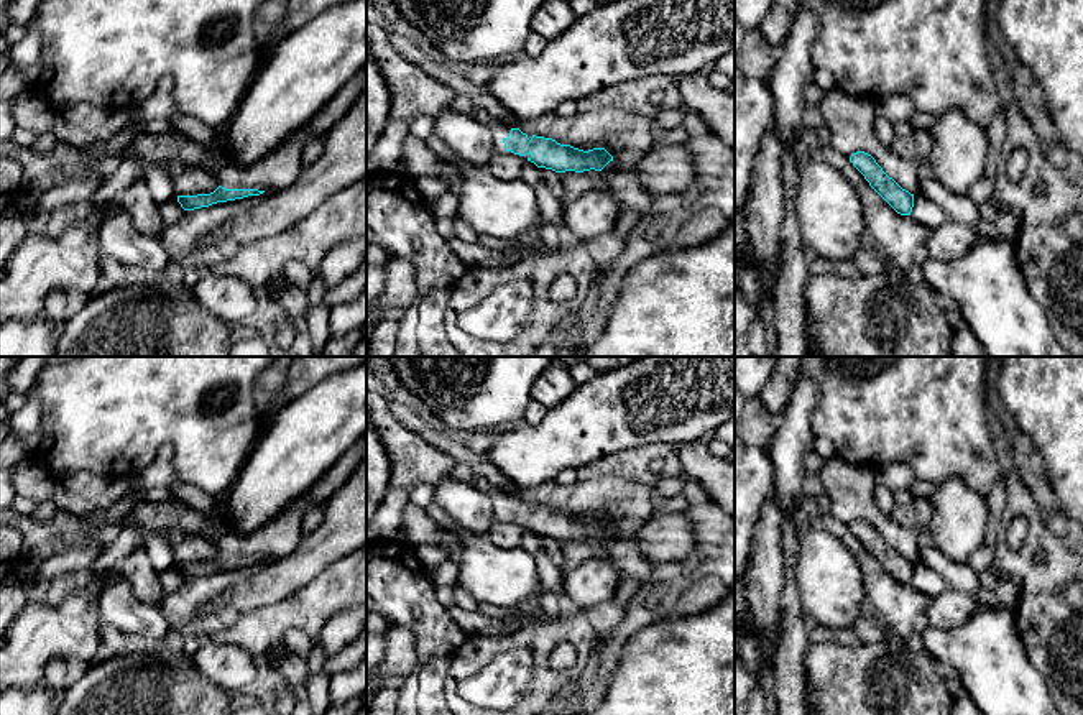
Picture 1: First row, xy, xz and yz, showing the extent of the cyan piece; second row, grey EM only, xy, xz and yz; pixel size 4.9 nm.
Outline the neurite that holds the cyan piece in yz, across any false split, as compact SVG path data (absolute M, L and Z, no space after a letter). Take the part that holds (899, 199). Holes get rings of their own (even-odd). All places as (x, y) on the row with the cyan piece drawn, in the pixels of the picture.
M856 151L850 156L853 166L864 176L869 186L901 215L910 215L914 207L914 194L902 189L892 178L889 178L876 159Z

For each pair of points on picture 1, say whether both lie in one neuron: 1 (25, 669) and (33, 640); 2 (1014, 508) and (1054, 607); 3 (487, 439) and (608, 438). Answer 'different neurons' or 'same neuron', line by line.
1: same neuron
2: same neuron
3: different neurons

